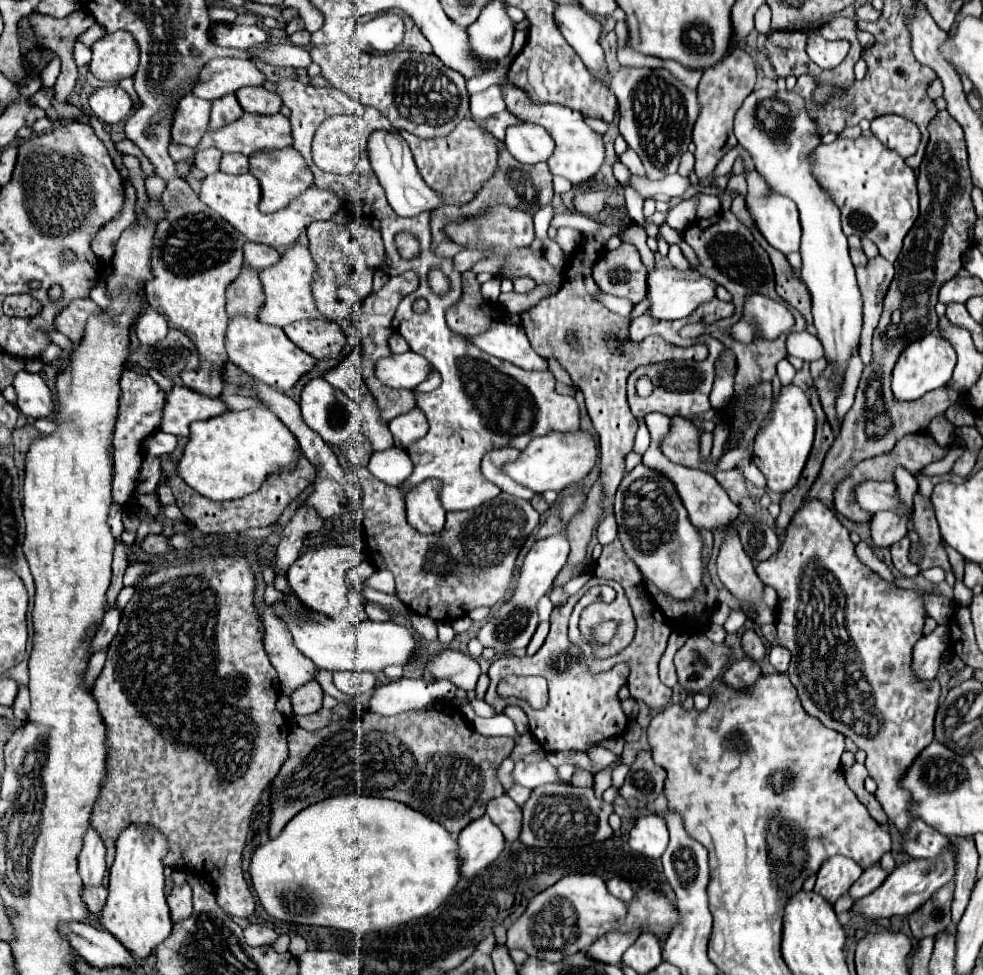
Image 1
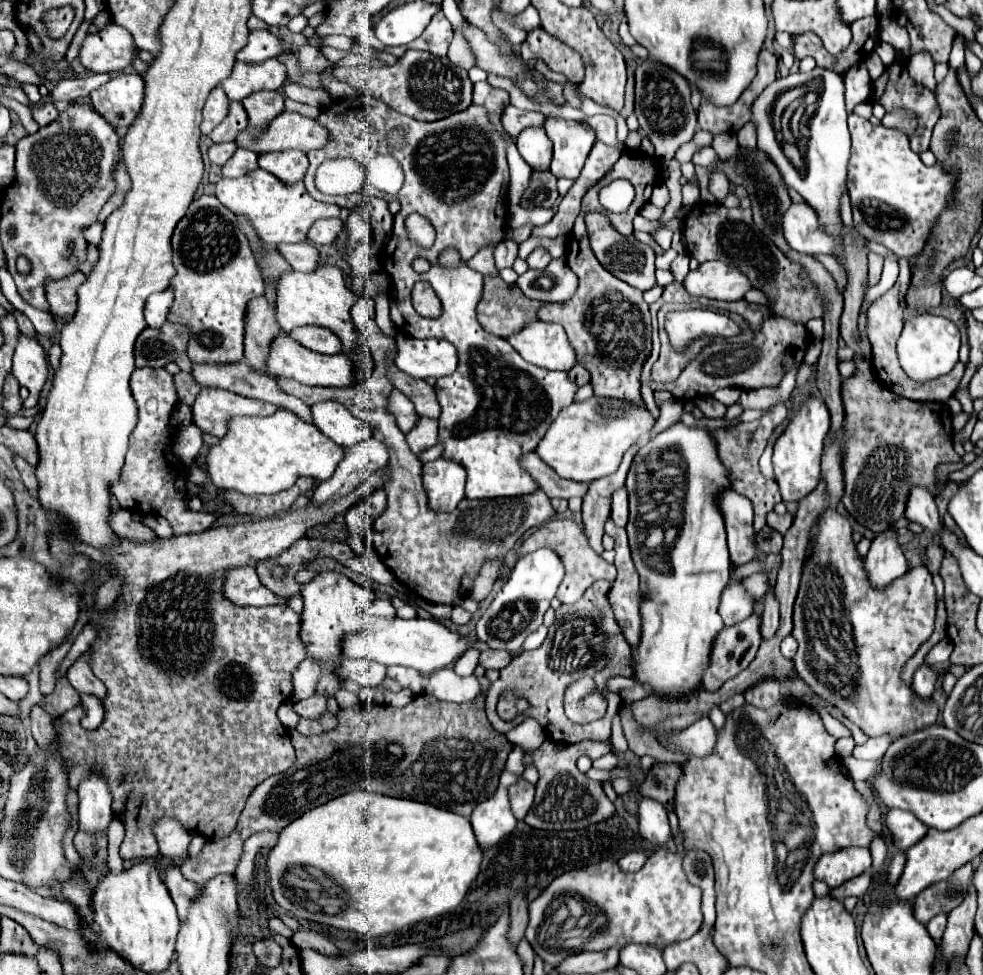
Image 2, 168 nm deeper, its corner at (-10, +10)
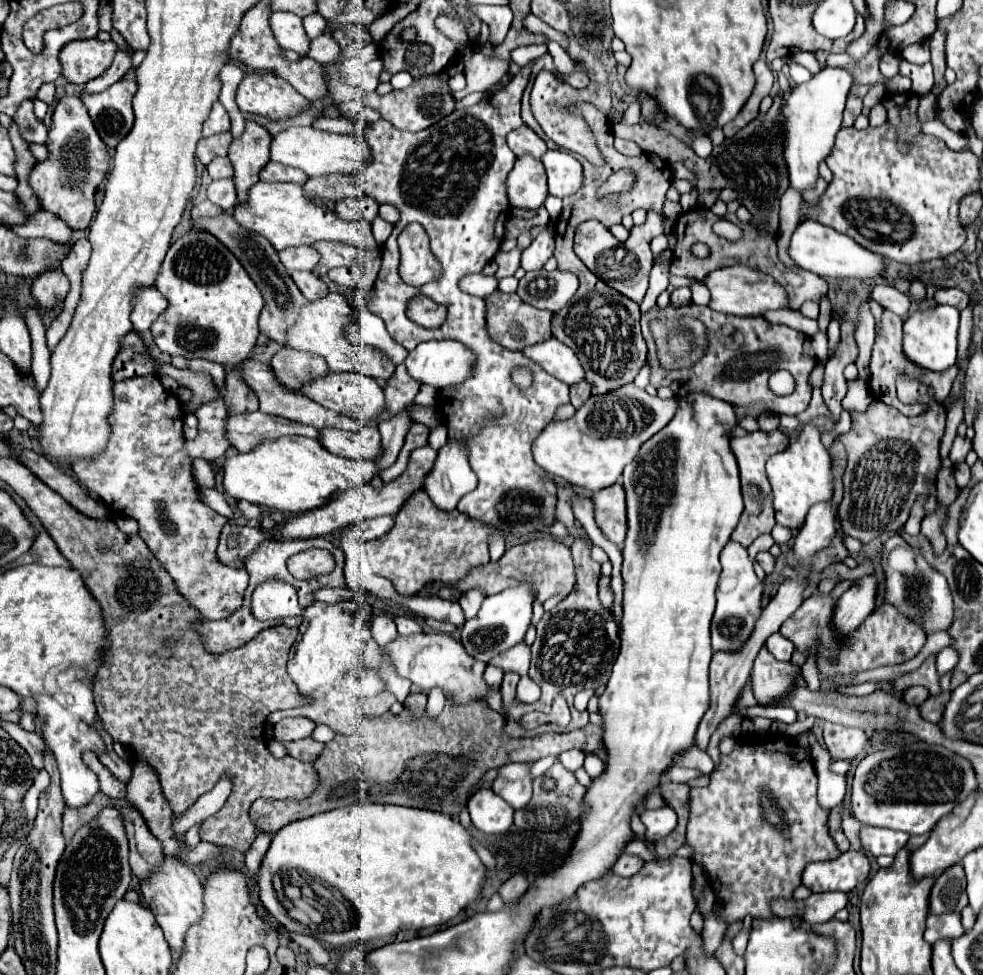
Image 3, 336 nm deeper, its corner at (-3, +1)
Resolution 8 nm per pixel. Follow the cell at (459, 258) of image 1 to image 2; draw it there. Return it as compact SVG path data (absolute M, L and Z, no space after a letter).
M496 244L486 246L484 250L480 250L472 260L468 260L468 266L470 266L472 270L480 272L482 276L492 276L492 274L496 276L496 274L498 274L498 268L494 266L494 256L492 256L494 246L496 246Z

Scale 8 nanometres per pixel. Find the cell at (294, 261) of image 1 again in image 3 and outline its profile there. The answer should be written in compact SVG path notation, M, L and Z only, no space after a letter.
M327 293L325 297L315 299L301 309L297 323L289 327L287 345L293 349L301 349L301 351L309 351L309 353L317 353L325 357L329 371L355 371L375 379L389 379L395 371L395 365L383 351L375 347L355 345L343 335L343 327L349 323L349 317L351 317L351 307L345 301L345 297L339 293L337 295Z

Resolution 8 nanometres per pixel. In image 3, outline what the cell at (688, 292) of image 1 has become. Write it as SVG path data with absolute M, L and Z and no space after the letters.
M743 265L711 271L703 279L703 285L707 285L707 289L711 291L709 307L713 311L719 311L719 313L761 315L767 309L783 309L787 305L787 293L779 283L775 283L769 275L763 275L763 273L753 271L749 267L743 267Z

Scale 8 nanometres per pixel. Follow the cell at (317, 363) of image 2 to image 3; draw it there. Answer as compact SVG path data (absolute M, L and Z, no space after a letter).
M351 371L349 373L327 373L323 379L305 381L301 385L301 391L309 399L321 403L323 407L333 409L343 415L349 415L363 423L367 423L369 419L375 419L383 411L383 389L377 385L377 381L367 375L355 375Z

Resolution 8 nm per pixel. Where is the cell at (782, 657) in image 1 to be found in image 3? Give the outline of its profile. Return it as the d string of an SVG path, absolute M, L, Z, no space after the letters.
M773 633L773 635L767 639L767 647L769 647L769 651L775 655L777 661L789 661L791 655L793 655L793 651L795 651L793 643L791 643L789 639L781 637L781 633Z

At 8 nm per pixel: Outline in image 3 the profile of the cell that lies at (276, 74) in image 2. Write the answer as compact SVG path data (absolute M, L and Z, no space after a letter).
M253 71L237 87L237 105L241 111L259 113L271 119L287 119L307 107L307 99L297 95L285 79L273 73Z

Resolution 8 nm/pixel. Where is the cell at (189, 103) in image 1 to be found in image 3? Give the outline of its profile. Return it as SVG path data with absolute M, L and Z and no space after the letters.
M215 101L209 117L203 123L203 137L211 137L211 135L217 135L221 131L229 131L229 127L231 127L231 121L229 121L225 107L219 101Z

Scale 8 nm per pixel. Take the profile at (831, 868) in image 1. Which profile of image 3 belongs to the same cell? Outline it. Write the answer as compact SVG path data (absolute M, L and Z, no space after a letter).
M845 851L833 861L809 863L803 871L803 885L813 893L849 893L869 875L869 861L861 851Z

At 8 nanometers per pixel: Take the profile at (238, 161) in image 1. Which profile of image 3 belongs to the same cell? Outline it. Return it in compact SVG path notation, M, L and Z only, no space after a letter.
M233 179L211 181L211 185L207 187L207 197L209 197L209 201L213 201L219 207L223 207L225 211L231 211L233 205L237 203L235 181Z

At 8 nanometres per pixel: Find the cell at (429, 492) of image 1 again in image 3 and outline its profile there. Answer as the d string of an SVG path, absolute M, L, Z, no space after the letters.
M447 441L447 445L439 449L435 465L425 477L423 489L437 509L453 511L459 499L473 491L475 485L477 475L467 463L467 449L461 443Z

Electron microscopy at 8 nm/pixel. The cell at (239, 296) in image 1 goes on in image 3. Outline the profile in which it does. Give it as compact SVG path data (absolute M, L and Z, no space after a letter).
M235 367L227 373L225 379L225 405L229 413L247 413L257 409L257 395L249 391L245 379L241 379L241 367Z

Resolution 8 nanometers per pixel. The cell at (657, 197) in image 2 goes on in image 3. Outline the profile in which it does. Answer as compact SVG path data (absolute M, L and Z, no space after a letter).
M647 211L645 223L633 227L629 239L625 243L619 243L599 221L585 221L575 231L575 253L609 287L621 291L621 295L633 299L635 303L641 303L647 291L649 271L653 267L653 253L649 249L649 241L655 235L663 233L663 225L665 225L665 215L661 211Z

